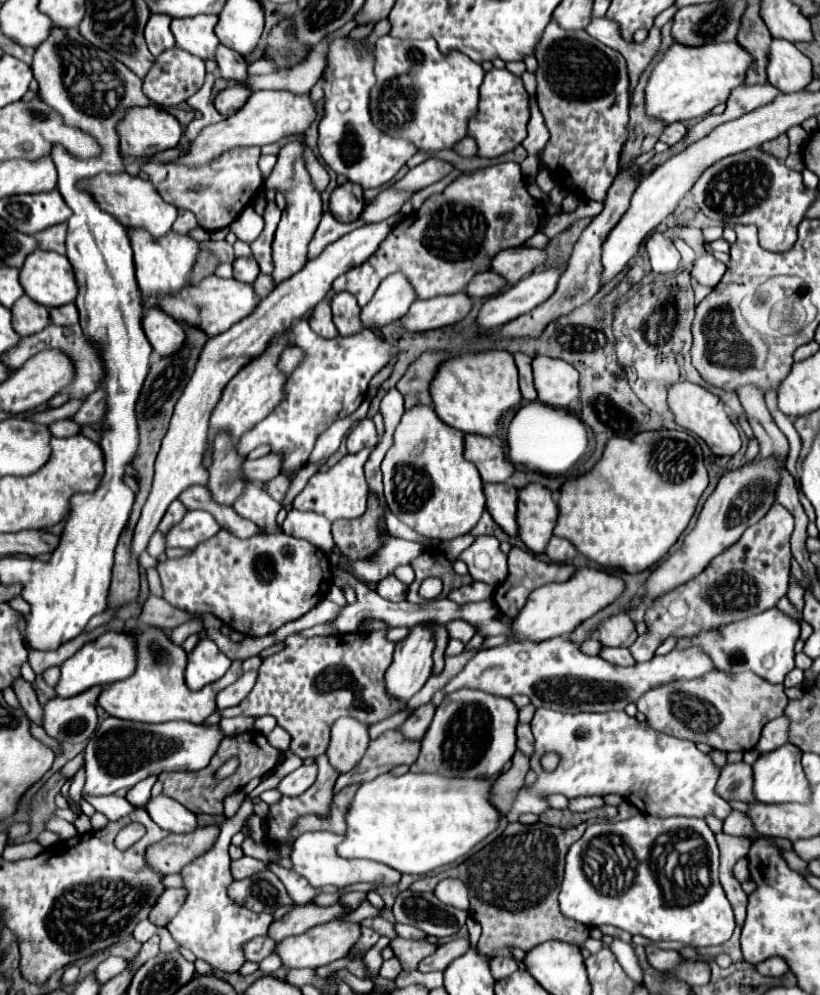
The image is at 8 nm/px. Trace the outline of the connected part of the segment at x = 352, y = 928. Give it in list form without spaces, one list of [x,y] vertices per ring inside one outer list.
[[[332,920],[332,922],[326,922],[326,924],[318,924],[318,926],[310,928],[308,932],[300,934],[300,936],[284,938],[282,942],[276,944],[274,954],[280,956],[280,960],[286,968],[318,968],[318,966],[326,966],[334,960],[346,958],[348,952],[352,950],[352,946],[356,944],[358,936],[360,936],[360,926],[358,924]]]

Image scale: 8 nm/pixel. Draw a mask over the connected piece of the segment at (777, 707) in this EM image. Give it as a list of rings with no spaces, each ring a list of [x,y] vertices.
[[[712,670],[694,680],[676,680],[652,688],[636,700],[638,712],[646,716],[654,730],[692,742],[704,742],[720,752],[752,750],[758,744],[764,724],[782,716],[786,704],[784,684],[770,684],[752,672],[726,674],[720,670]]]

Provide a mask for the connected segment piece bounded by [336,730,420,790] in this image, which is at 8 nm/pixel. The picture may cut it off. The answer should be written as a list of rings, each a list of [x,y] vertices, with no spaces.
[[[386,730],[376,740],[370,740],[366,754],[356,764],[356,768],[338,776],[336,790],[348,784],[372,780],[374,776],[390,772],[398,764],[410,766],[418,758],[418,752],[420,752],[420,742],[406,740],[404,736],[400,736],[398,730]]]

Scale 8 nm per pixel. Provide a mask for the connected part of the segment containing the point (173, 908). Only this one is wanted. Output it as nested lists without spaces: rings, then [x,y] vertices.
[[[168,888],[162,892],[162,896],[156,900],[156,904],[150,910],[150,920],[156,926],[164,926],[166,920],[170,920],[174,916],[174,912],[178,912],[178,908],[182,906],[184,900],[184,892],[182,888]]]

